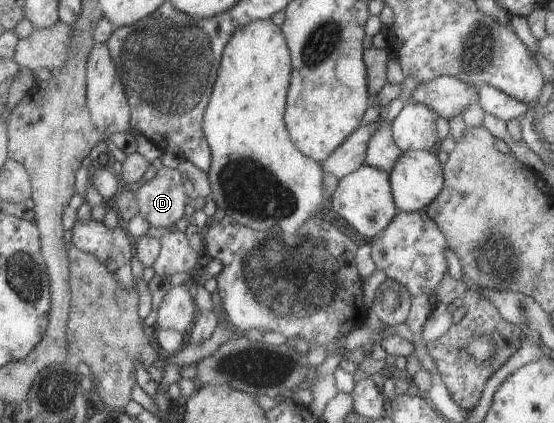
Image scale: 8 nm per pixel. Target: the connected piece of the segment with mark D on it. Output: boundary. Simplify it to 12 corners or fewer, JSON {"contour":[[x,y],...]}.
{"contour":[[162,167],[135,191],[152,227],[185,217],[187,194],[178,169]]}

